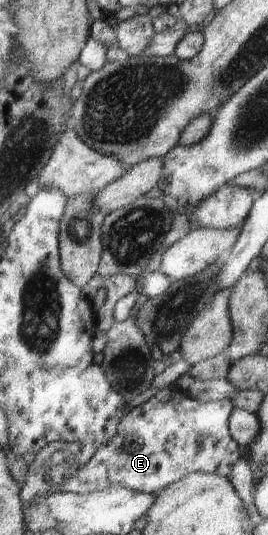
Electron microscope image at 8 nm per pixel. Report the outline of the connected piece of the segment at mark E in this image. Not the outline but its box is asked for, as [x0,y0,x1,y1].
[22,387,245,507]

